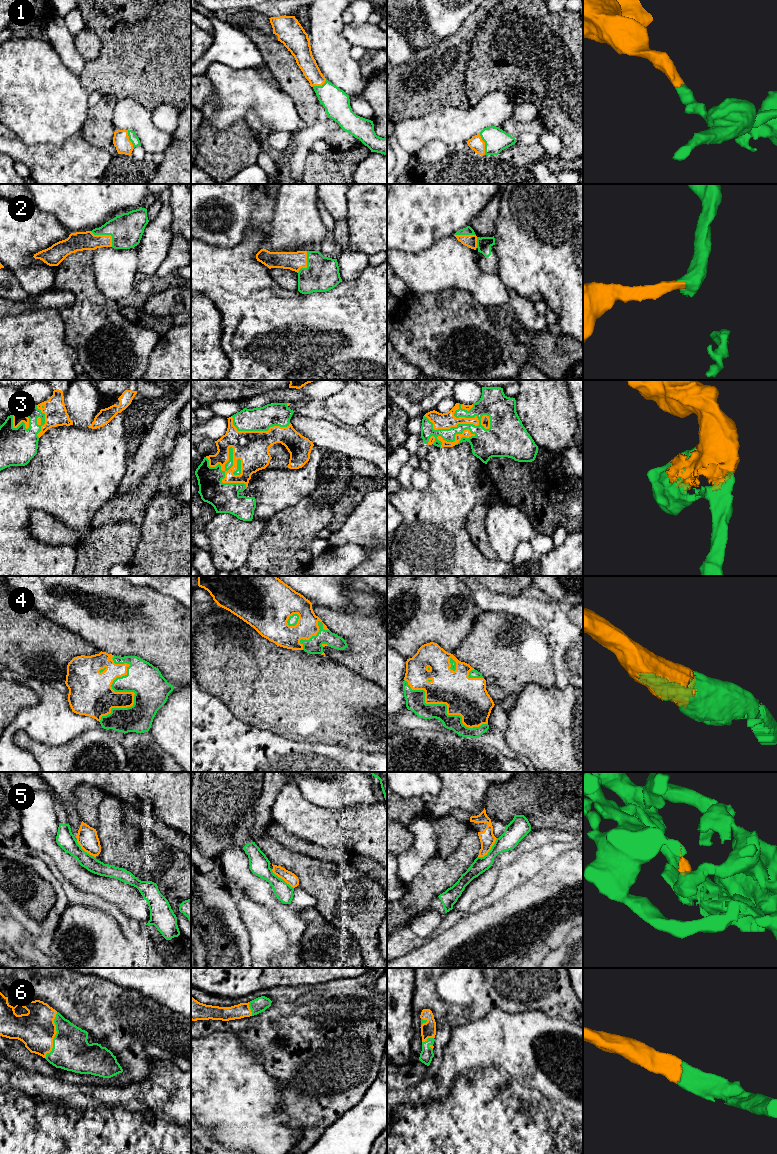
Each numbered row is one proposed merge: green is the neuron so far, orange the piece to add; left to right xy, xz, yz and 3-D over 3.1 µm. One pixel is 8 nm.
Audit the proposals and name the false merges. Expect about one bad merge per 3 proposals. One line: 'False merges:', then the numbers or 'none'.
False merges: 5

